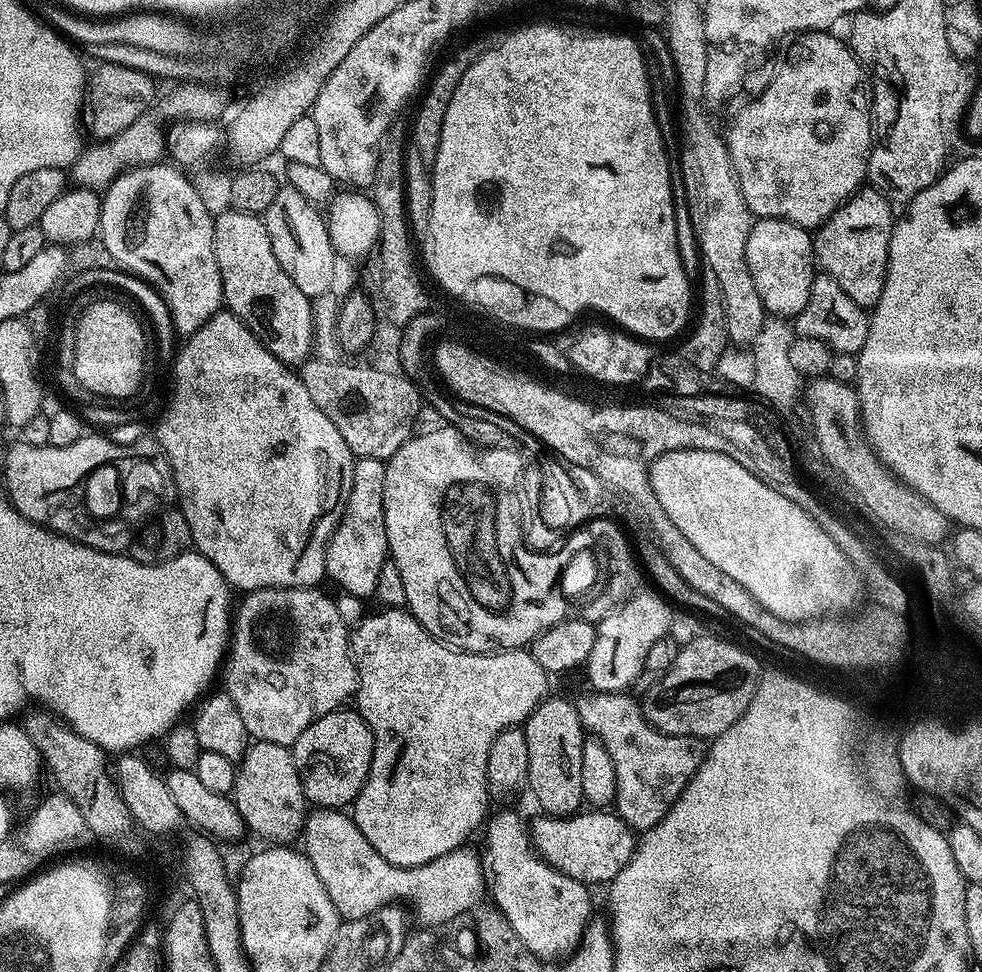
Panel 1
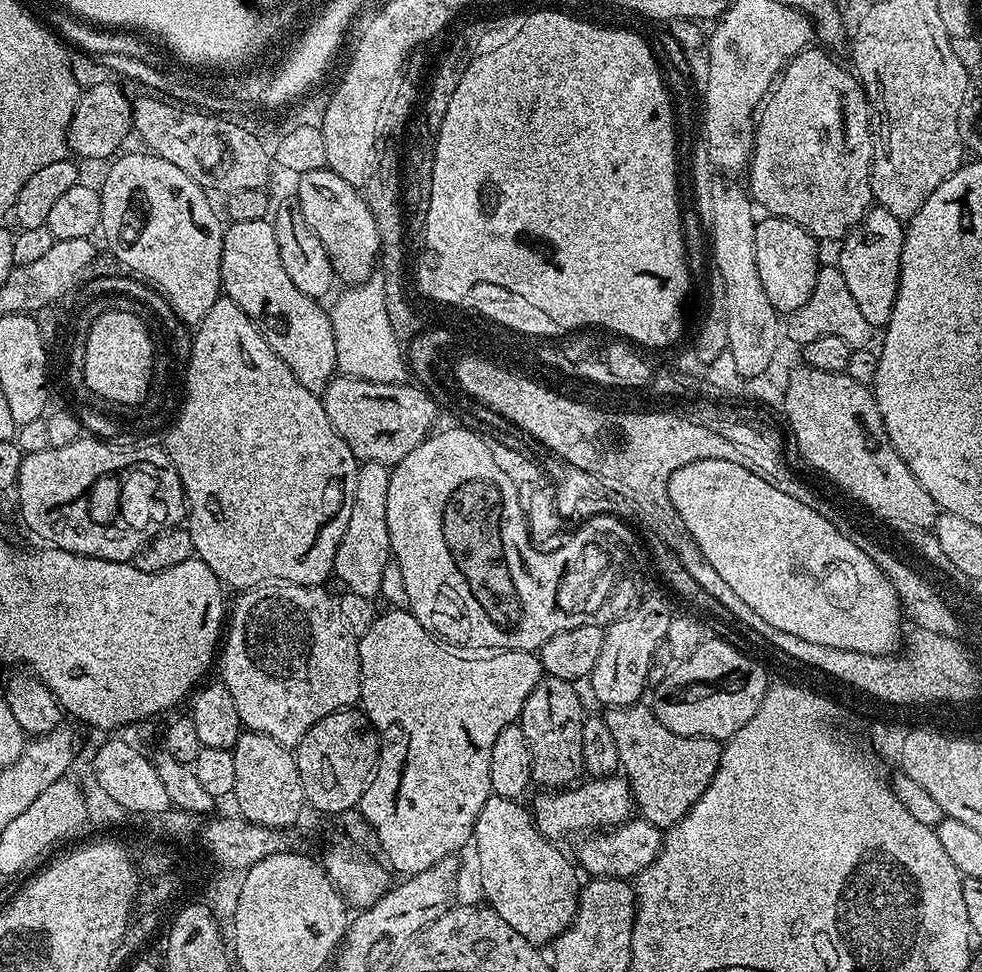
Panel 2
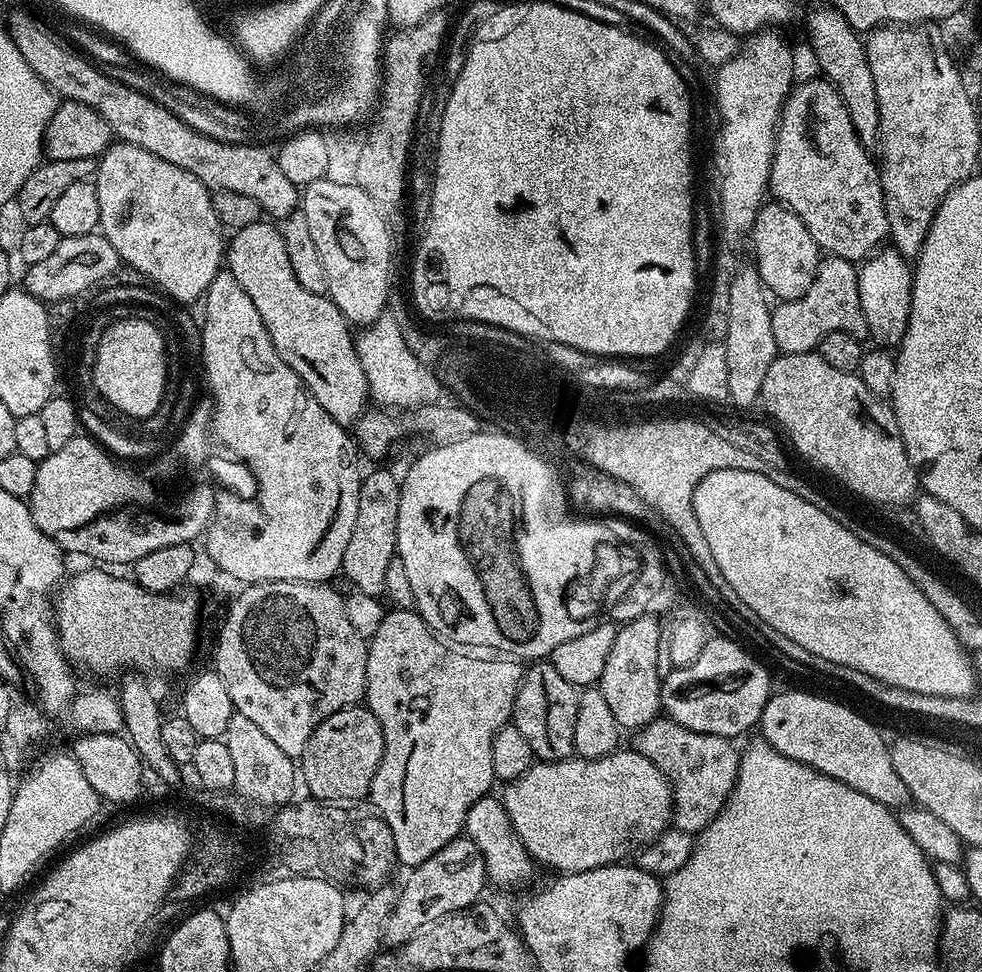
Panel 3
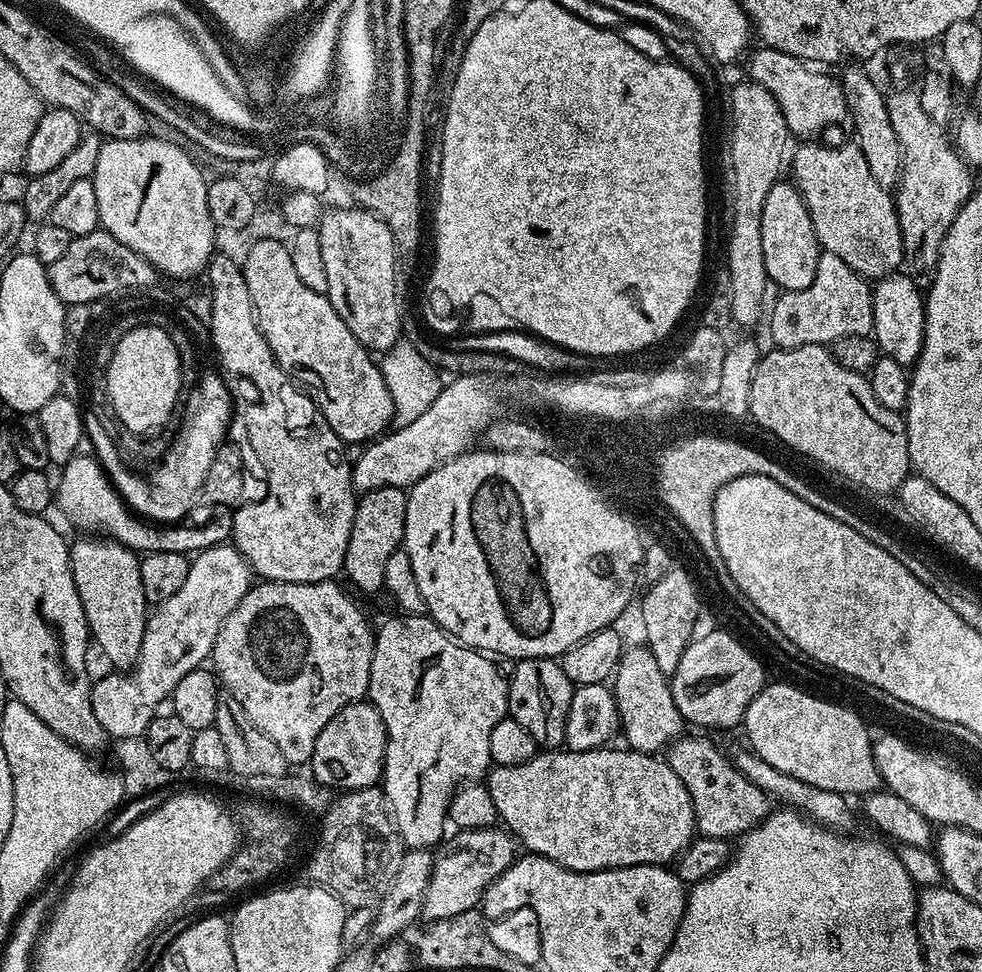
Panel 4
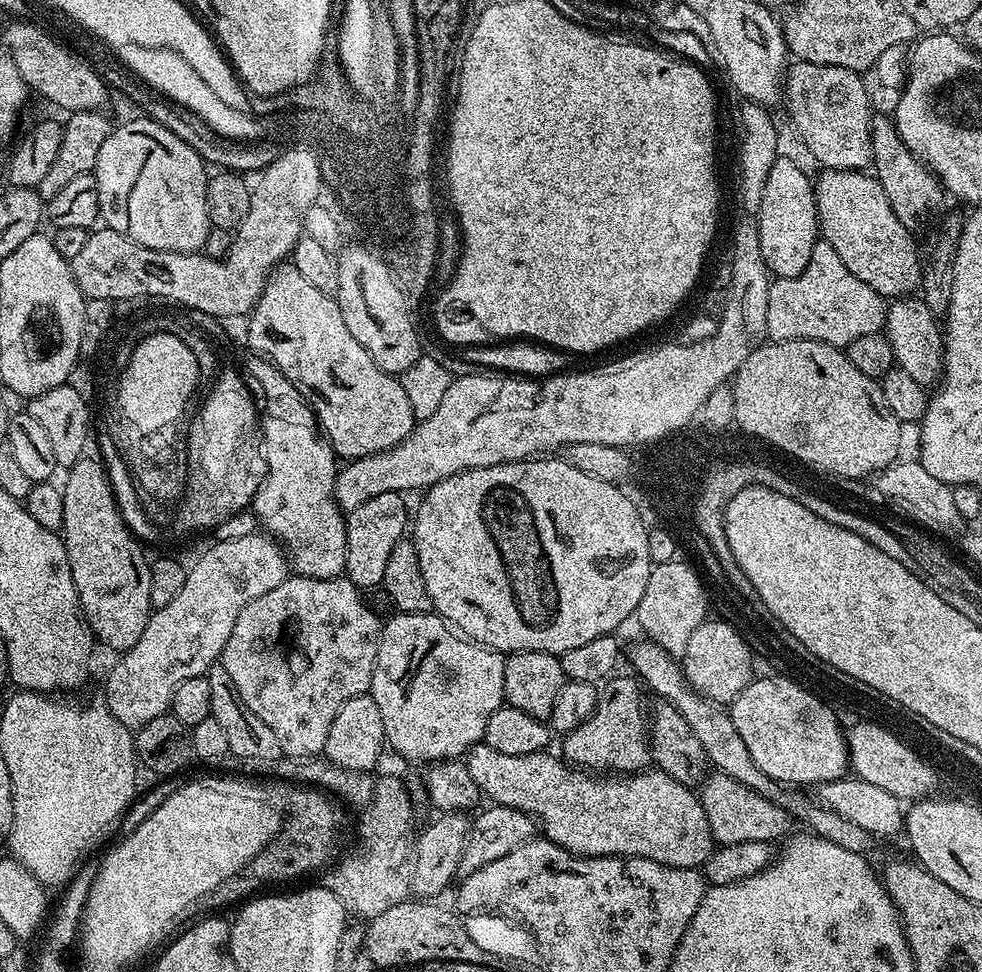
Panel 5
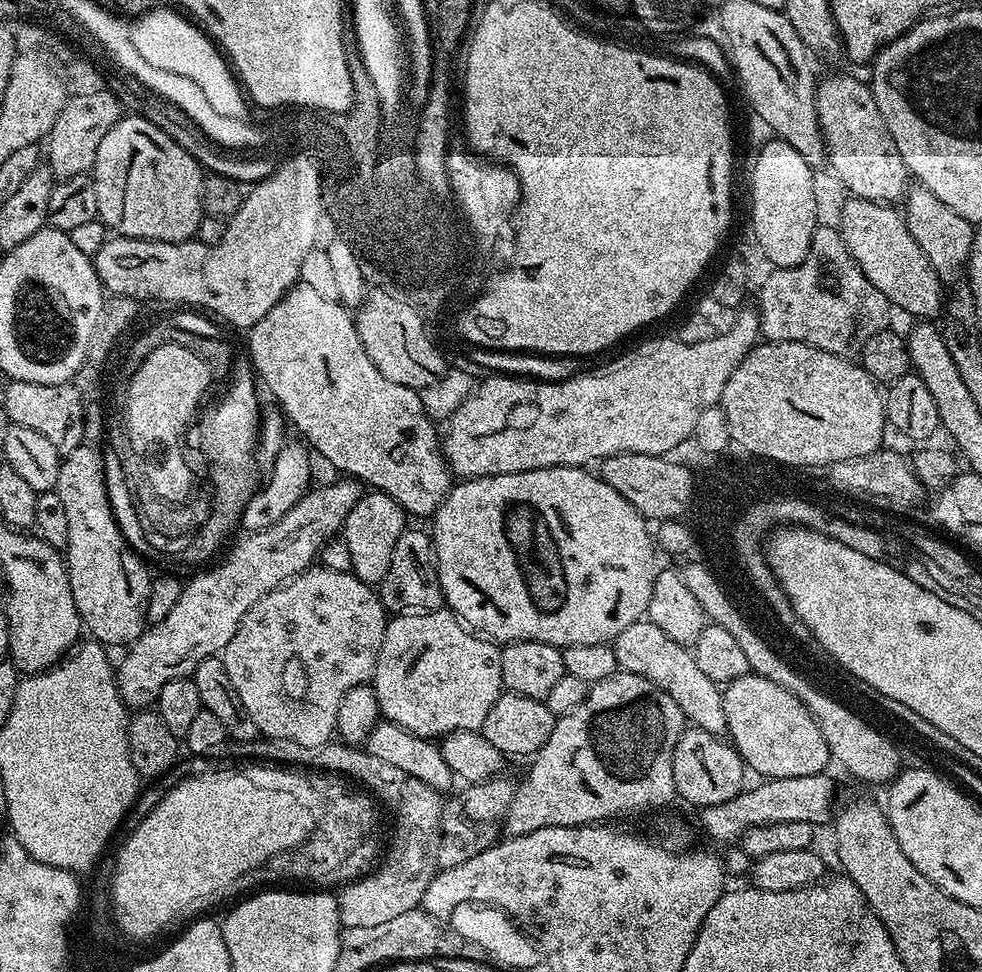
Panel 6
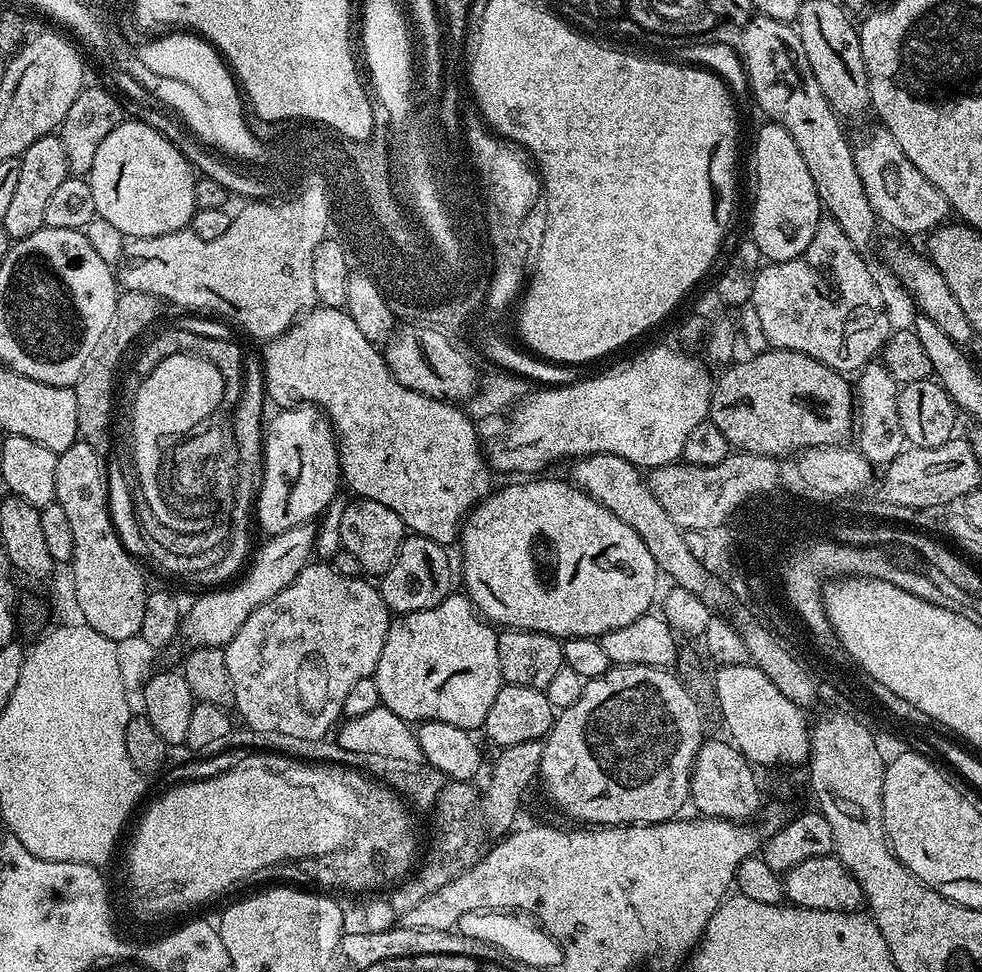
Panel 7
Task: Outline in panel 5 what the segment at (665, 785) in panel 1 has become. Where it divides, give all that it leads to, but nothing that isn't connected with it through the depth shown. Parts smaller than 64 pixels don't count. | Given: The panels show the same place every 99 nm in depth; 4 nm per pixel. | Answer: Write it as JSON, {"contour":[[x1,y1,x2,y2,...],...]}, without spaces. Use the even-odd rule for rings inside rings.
{"contour":[[713,771,703,781,698,795,706,810,706,818,710,822,712,839,717,845,737,844,738,842,772,844,777,842,776,840,783,841,793,835,794,821,790,813,782,810,782,806,762,798,762,794,742,786,742,782,734,782,734,778,726,774]]}

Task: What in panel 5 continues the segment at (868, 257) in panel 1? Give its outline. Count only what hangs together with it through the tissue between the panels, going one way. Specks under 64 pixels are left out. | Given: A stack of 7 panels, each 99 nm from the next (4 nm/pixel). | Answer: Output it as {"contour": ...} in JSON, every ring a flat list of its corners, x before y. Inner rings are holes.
{"contour":[[909,294,896,298,887,305,882,329,894,350,895,367,906,370,914,382,925,386,935,385,944,371,944,333,941,321,926,306,922,298],[916,299,916,300,915,300]]}

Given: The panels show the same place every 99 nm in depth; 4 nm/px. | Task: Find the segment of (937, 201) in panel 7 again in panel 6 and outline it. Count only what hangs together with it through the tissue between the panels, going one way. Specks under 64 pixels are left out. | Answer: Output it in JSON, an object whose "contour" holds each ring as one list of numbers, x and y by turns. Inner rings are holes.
{"contour":[[840,74,826,80,820,80,816,87,816,100,815,100,816,113,818,114,818,120,820,122,820,132,824,136,824,151,826,153,827,167,832,167,832,172,838,179,844,183,844,188,853,197,859,200,872,200,876,204,886,204,889,206,895,205,897,202,903,201,909,187,910,177,908,174,908,168,902,162,902,154,898,154,898,146,894,146,894,138,890,138,890,130,886,130,886,122,882,118,882,114,878,111,876,101,872,94,871,87,864,81,864,83,858,80,854,76,848,74]]}

